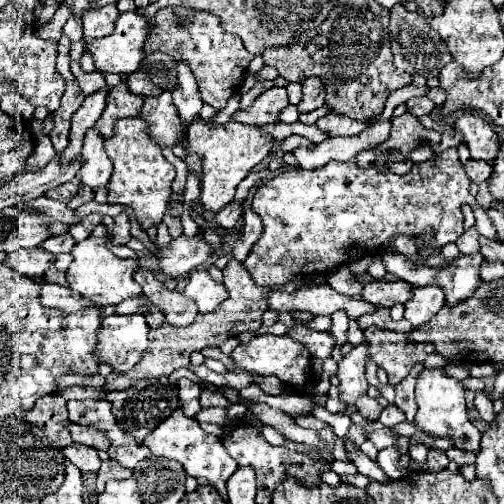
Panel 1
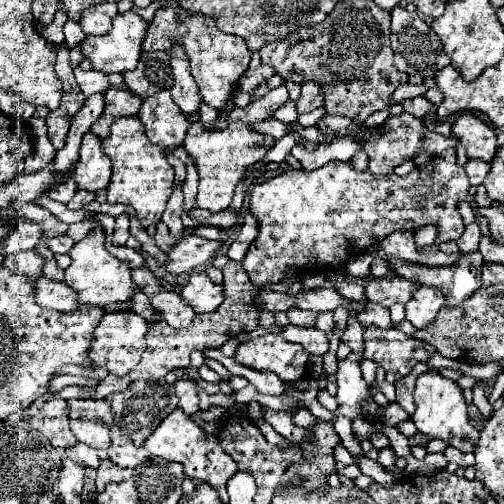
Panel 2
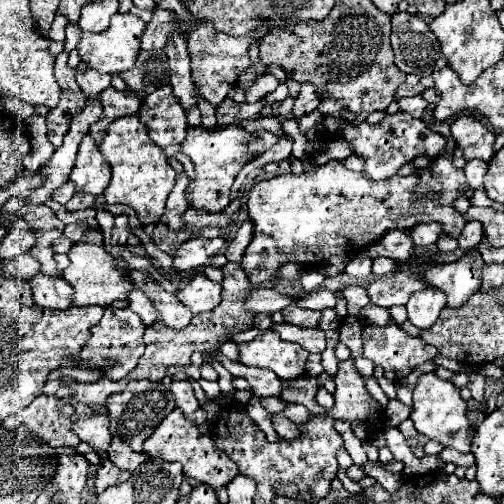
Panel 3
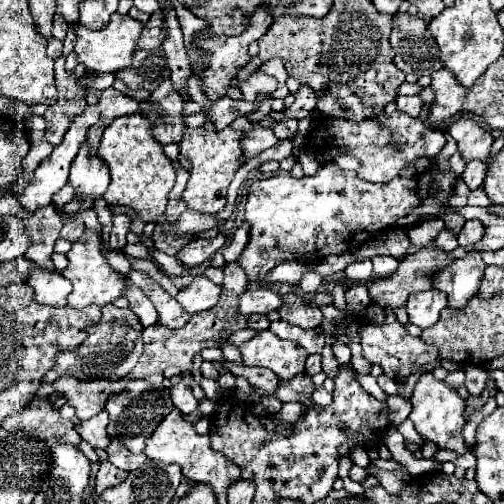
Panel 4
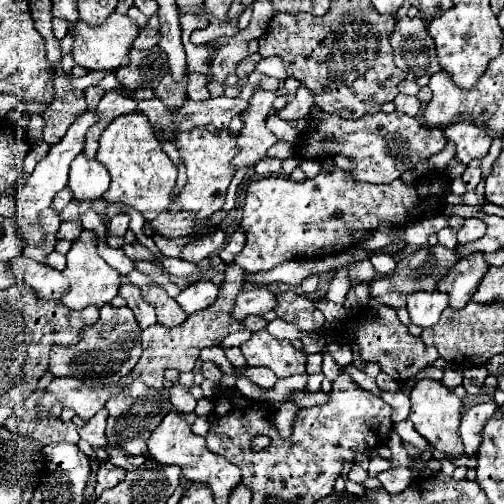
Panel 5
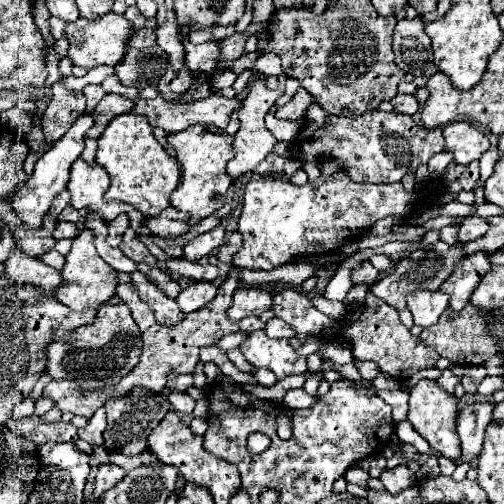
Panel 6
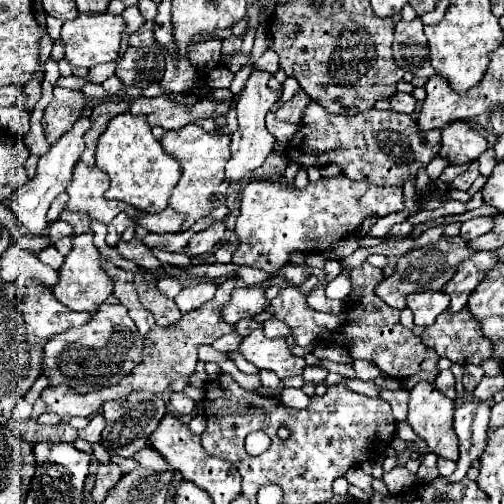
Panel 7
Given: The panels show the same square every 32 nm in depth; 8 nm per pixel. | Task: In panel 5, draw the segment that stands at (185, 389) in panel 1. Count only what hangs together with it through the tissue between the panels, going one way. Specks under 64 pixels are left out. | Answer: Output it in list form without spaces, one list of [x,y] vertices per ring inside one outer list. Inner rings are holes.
[[[172,386],[170,388],[170,402],[182,414],[190,414],[196,408],[196,400],[192,398],[192,394],[188,390],[180,388],[180,386]]]

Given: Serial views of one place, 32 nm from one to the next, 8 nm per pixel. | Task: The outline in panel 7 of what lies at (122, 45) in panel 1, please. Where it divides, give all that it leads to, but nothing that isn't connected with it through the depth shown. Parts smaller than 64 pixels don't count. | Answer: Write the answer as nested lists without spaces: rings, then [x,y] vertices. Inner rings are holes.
[[[78,14],[76,20],[68,20],[62,26],[60,42],[64,44],[64,58],[70,62],[70,66],[80,66],[80,68],[94,68],[100,62],[110,62],[118,56],[118,44],[120,36],[124,32],[124,18],[114,16],[114,14]]]

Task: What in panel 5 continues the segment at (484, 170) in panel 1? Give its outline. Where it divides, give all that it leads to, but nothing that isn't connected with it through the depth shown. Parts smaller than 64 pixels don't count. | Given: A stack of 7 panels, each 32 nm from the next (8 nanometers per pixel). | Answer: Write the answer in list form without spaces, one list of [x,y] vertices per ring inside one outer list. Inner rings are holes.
[[[472,160],[466,166],[466,172],[462,174],[462,182],[466,186],[466,190],[474,190],[480,182],[480,160]]]

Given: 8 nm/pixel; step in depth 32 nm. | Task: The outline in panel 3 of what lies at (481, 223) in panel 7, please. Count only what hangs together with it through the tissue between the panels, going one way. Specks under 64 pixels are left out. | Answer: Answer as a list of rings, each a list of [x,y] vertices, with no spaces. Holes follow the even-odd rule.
[[[472,220],[472,222],[468,222],[468,224],[464,226],[464,230],[462,230],[460,238],[458,238],[458,244],[460,244],[462,250],[470,250],[470,248],[478,246],[478,242],[482,240],[482,236],[484,236],[482,224],[476,222],[476,220]]]

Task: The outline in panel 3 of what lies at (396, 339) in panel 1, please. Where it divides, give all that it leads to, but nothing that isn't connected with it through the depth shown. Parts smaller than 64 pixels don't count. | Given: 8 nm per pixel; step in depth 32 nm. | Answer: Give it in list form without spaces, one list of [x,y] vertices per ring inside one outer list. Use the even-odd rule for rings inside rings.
[[[392,318],[386,326],[364,326],[362,328],[362,342],[364,342],[364,358],[372,360],[374,364],[384,368],[384,376],[392,382],[398,382],[406,378],[418,364],[434,360],[438,350],[430,344],[426,344],[422,338],[408,336],[400,324],[396,324]]]

